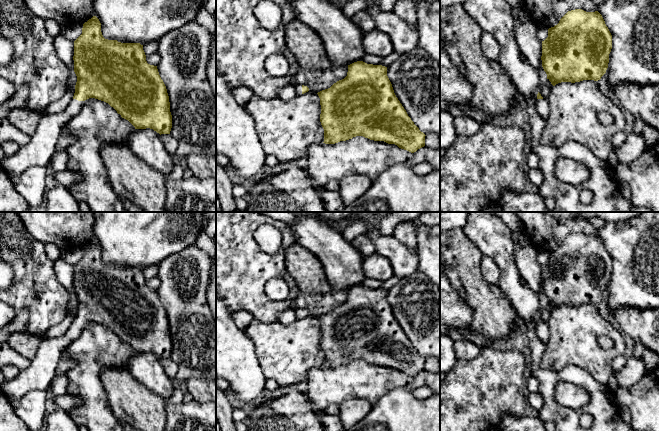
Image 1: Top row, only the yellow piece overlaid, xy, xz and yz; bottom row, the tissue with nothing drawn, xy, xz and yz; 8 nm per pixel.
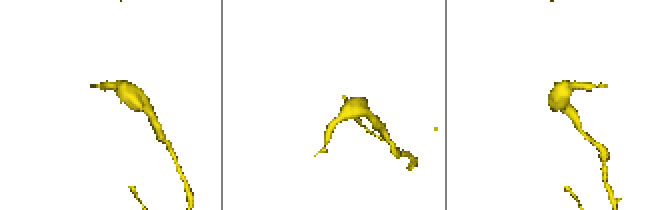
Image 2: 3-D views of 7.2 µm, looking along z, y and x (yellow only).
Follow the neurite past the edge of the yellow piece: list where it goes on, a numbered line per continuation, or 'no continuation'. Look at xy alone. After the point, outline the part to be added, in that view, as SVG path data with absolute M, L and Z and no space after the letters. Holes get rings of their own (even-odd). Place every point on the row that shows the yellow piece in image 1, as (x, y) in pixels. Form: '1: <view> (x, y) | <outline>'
1: xy (39, 150) | M72 99L65 111L42 115L30 141L14 155L0 161L10 177L19 177L30 167L47 166L50 163L63 127L78 114L83 103L84 101Z

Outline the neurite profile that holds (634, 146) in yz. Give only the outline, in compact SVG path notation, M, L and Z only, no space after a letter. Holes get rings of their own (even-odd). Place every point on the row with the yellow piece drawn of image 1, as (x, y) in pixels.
M627 134L624 143L616 150L619 164L627 165L637 160L646 150L646 139L643 134Z

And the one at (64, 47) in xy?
M61 33L54 38L54 45L59 59L69 69L70 79L75 75L74 72L74 41L67 39Z

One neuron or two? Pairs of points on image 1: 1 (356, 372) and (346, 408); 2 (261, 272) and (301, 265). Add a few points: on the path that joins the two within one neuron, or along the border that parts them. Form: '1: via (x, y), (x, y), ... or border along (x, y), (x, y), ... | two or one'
1: border along (371, 402), (365, 399), (351, 398), (339, 405) | two
2: border along (290, 245), (285, 252), (285, 269), (299, 288) | two

